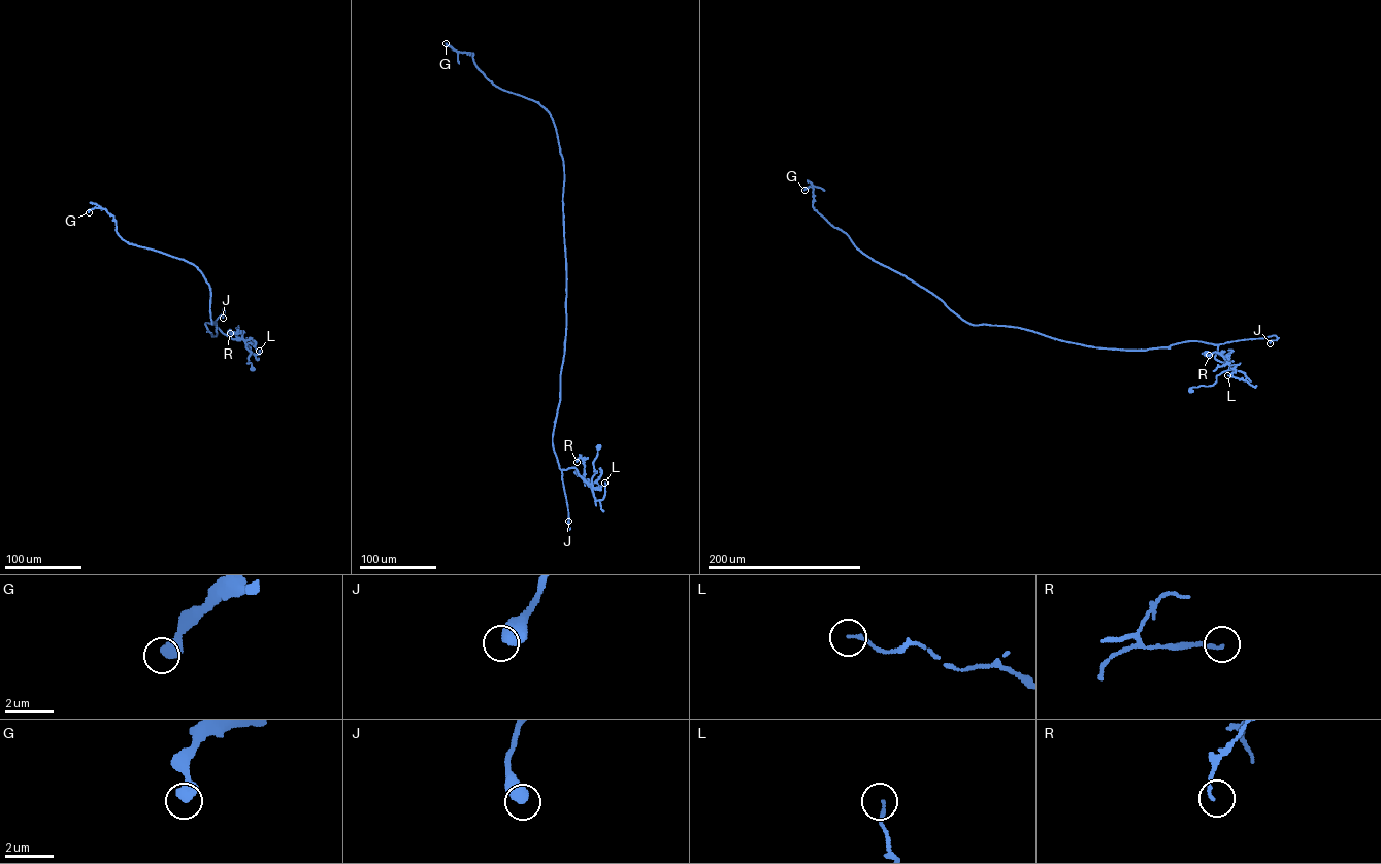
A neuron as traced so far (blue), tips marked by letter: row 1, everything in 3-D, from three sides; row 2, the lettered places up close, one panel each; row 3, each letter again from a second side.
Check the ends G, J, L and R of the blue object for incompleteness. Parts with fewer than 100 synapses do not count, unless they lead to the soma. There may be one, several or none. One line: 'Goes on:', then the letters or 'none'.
Goes on: none

